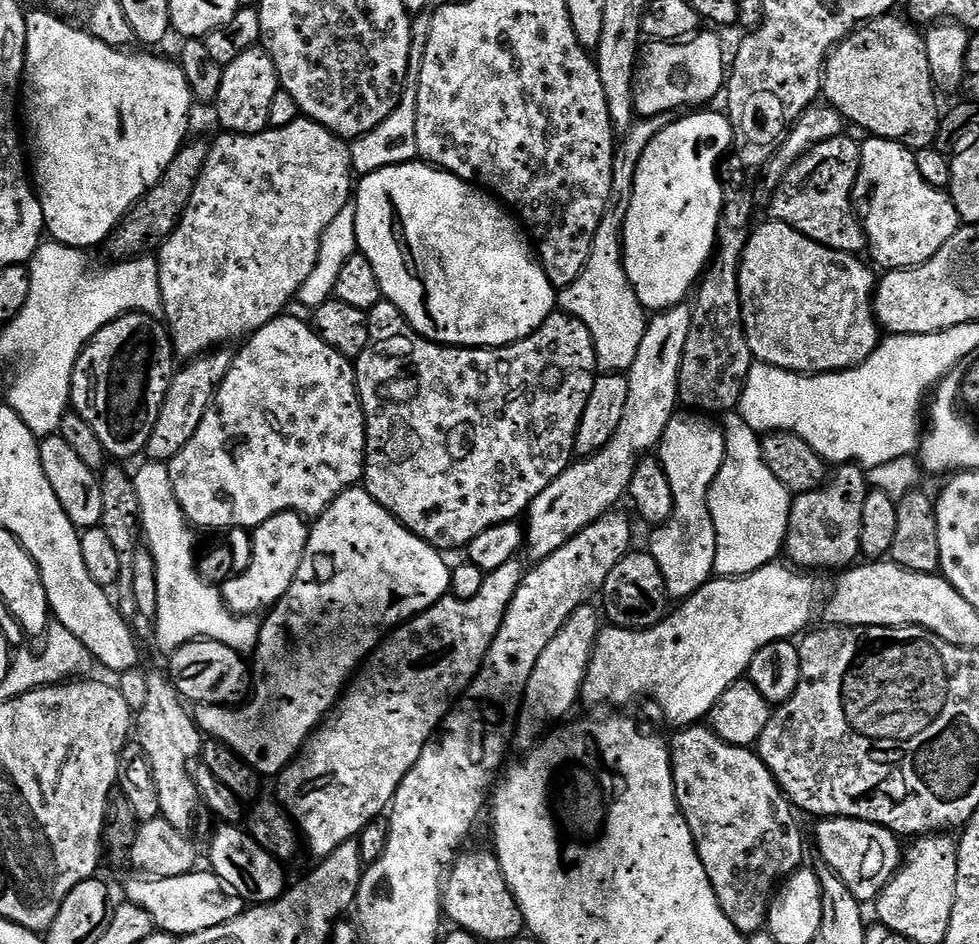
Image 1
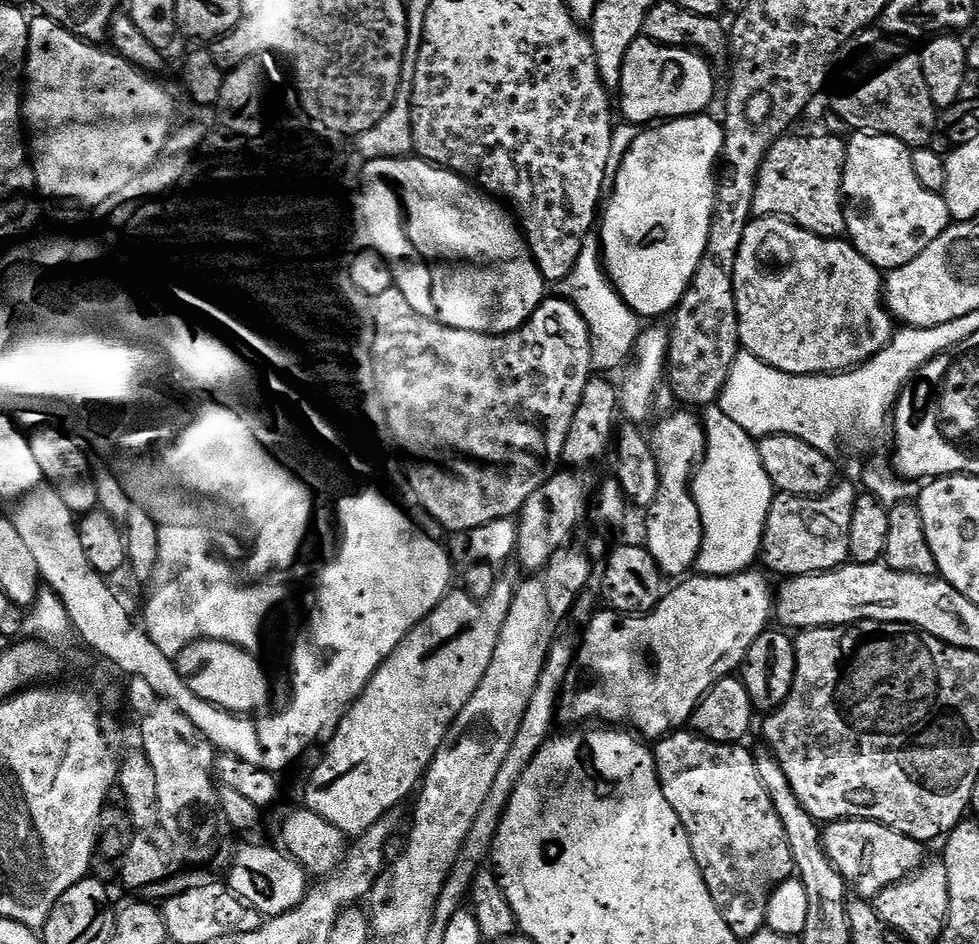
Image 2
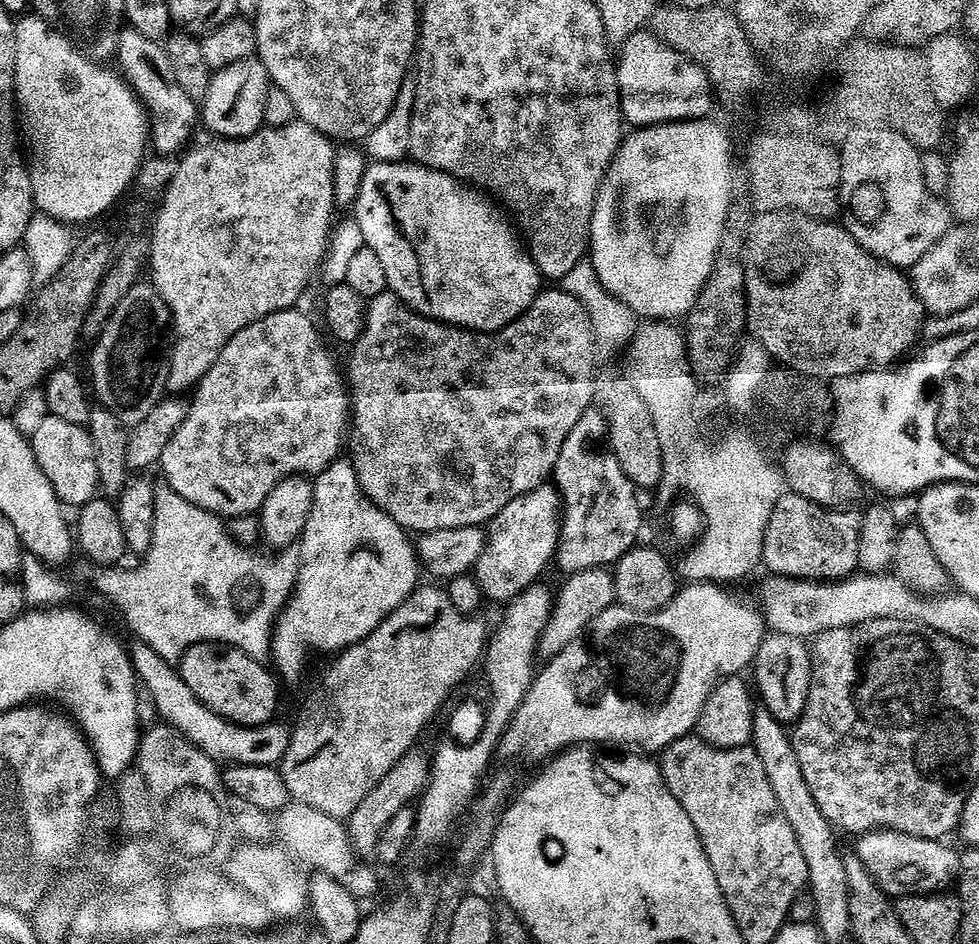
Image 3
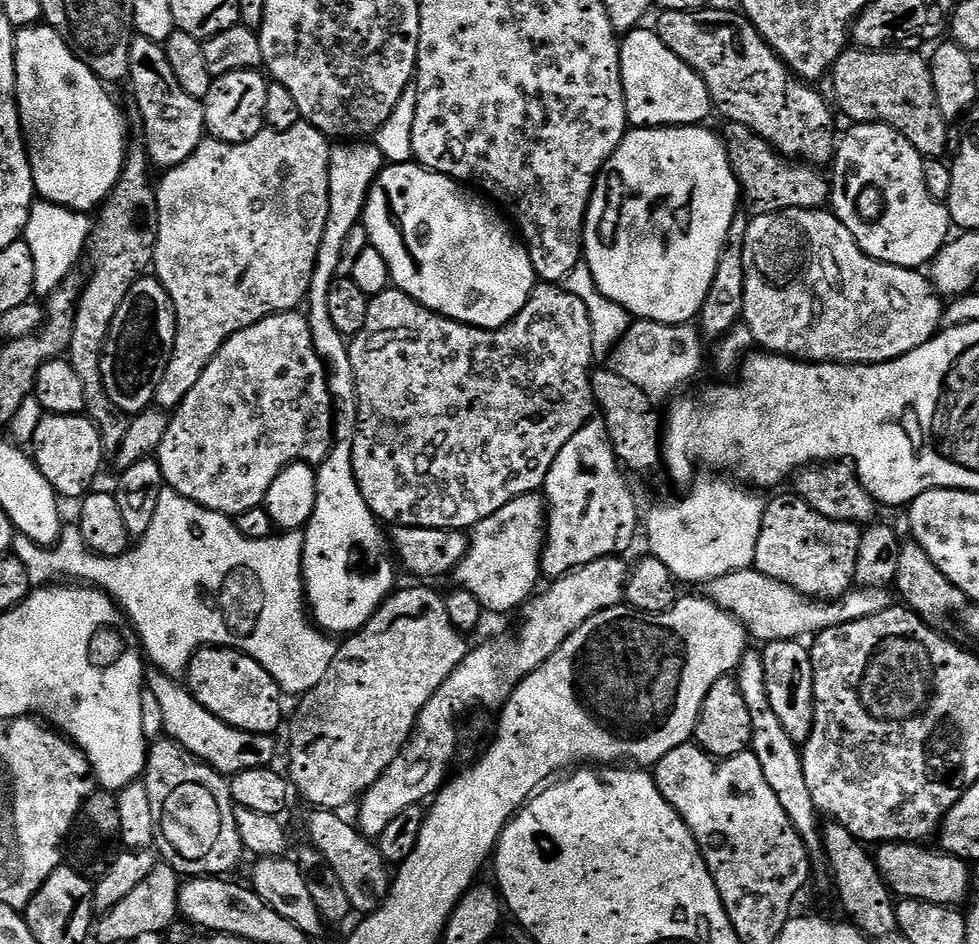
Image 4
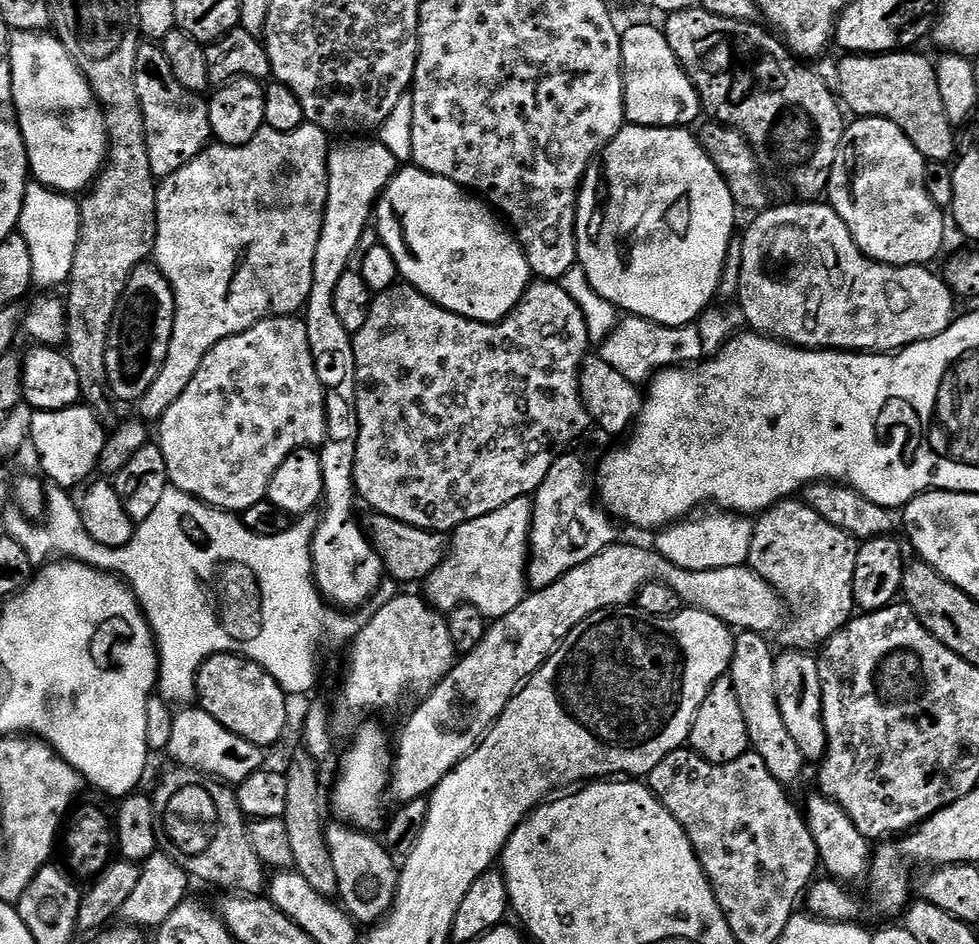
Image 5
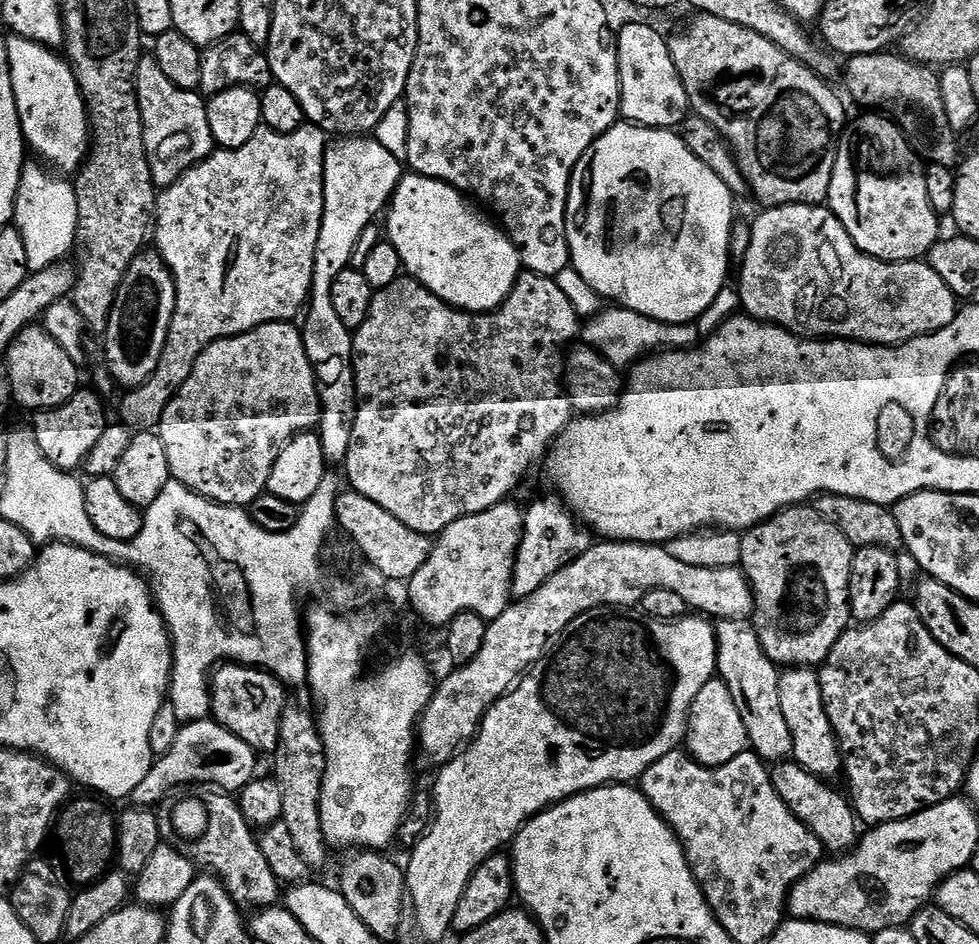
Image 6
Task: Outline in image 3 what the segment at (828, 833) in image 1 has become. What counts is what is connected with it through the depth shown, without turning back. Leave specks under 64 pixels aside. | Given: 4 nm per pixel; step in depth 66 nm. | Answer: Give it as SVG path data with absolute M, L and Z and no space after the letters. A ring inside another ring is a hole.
M887 830L865 832L857 840L860 841L854 848L855 856L866 870L870 870L870 878L874 878L889 898L944 894L951 889L948 888L951 884L953 887L957 883L961 853L955 852L944 840L914 838L910 834Z

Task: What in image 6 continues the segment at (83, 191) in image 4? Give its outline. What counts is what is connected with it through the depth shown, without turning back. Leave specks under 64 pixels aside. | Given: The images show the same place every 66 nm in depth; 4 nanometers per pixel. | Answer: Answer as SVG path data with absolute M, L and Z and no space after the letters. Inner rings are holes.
M9 35L8 65L10 78L14 86L14 98L18 106L18 118L24 131L24 143L29 149L37 152L39 159L45 165L51 166L60 174L75 174L80 171L85 156L90 147L90 133L88 131L88 112L84 108L84 99L72 73L72 66L63 55L53 49L42 46L38 42L30 42L21 36Z

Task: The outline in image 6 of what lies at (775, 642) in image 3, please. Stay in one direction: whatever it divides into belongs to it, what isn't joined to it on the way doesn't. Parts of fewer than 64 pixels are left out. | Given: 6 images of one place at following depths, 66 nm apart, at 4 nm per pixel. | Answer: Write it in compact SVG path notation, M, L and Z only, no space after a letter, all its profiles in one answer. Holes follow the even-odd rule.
M810 668L787 669L780 677L778 699L782 701L782 714L786 718L786 726L790 726L791 759L815 776L839 777L842 772L840 745L836 743L836 736L832 733L832 723L828 721L824 709L819 675Z

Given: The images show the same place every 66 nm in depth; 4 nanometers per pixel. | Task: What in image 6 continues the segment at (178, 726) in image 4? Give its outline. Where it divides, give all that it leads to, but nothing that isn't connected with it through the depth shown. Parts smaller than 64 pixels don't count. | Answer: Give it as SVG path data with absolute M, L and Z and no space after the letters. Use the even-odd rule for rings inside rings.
M195 720L179 729L174 746L165 756L159 757L146 778L134 786L130 800L135 807L155 809L164 799L165 792L198 784L211 784L213 788L223 788L229 794L236 794L257 775L256 760L258 753L253 748L246 746L242 738L230 734L230 730L215 720Z

